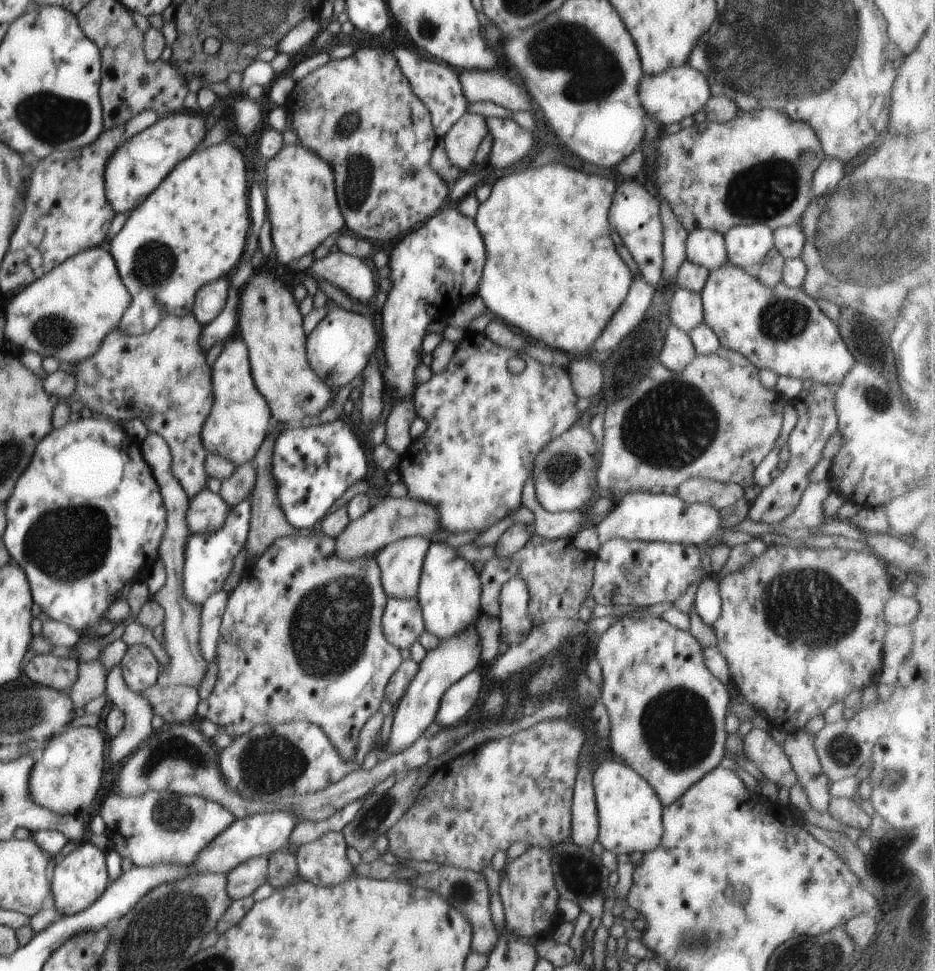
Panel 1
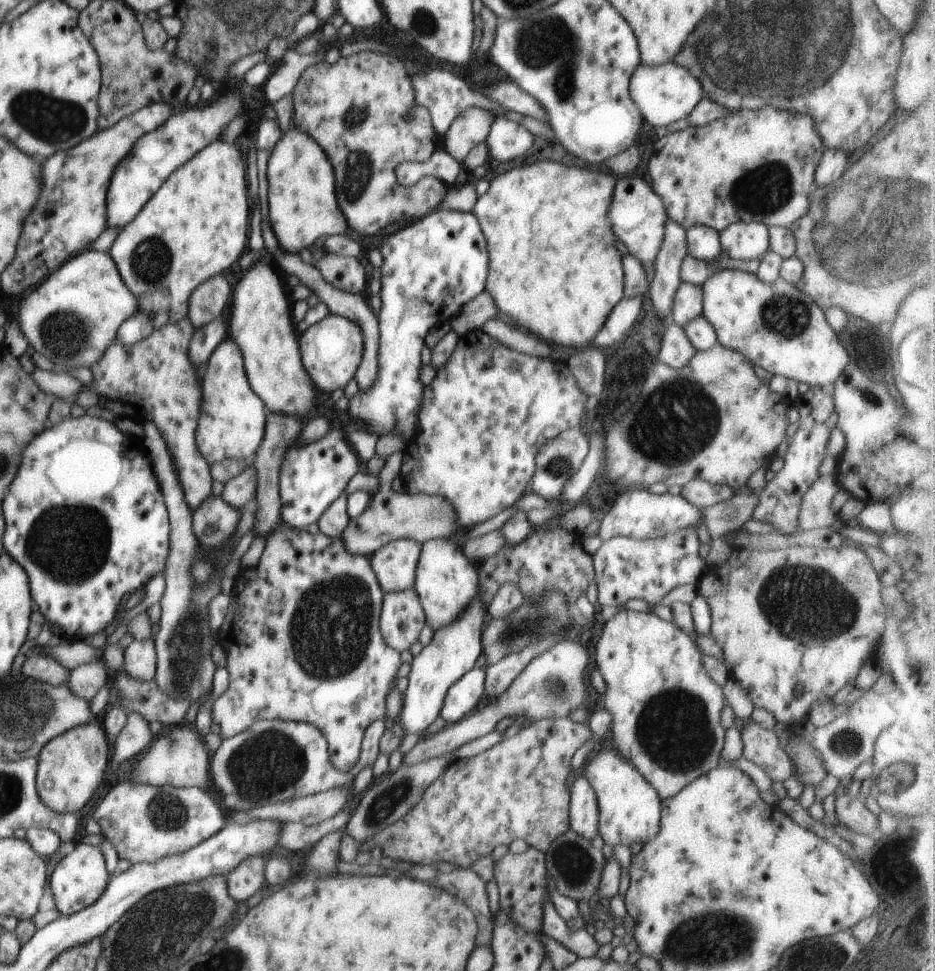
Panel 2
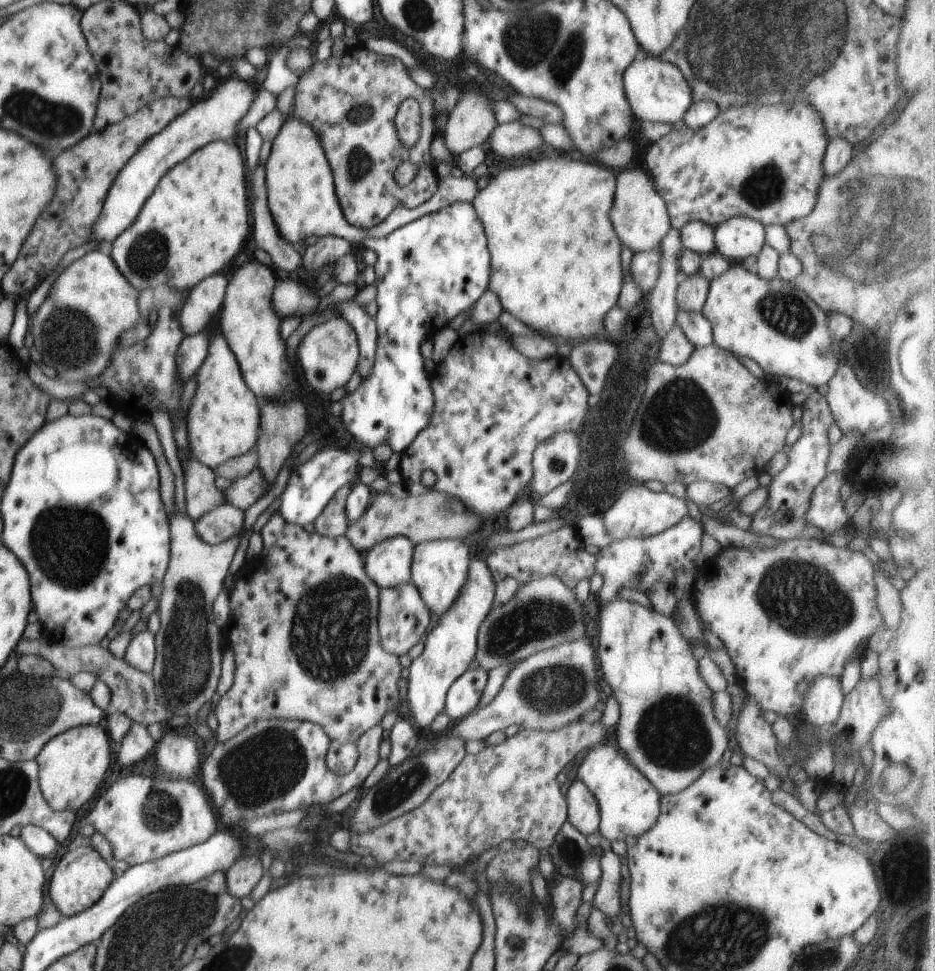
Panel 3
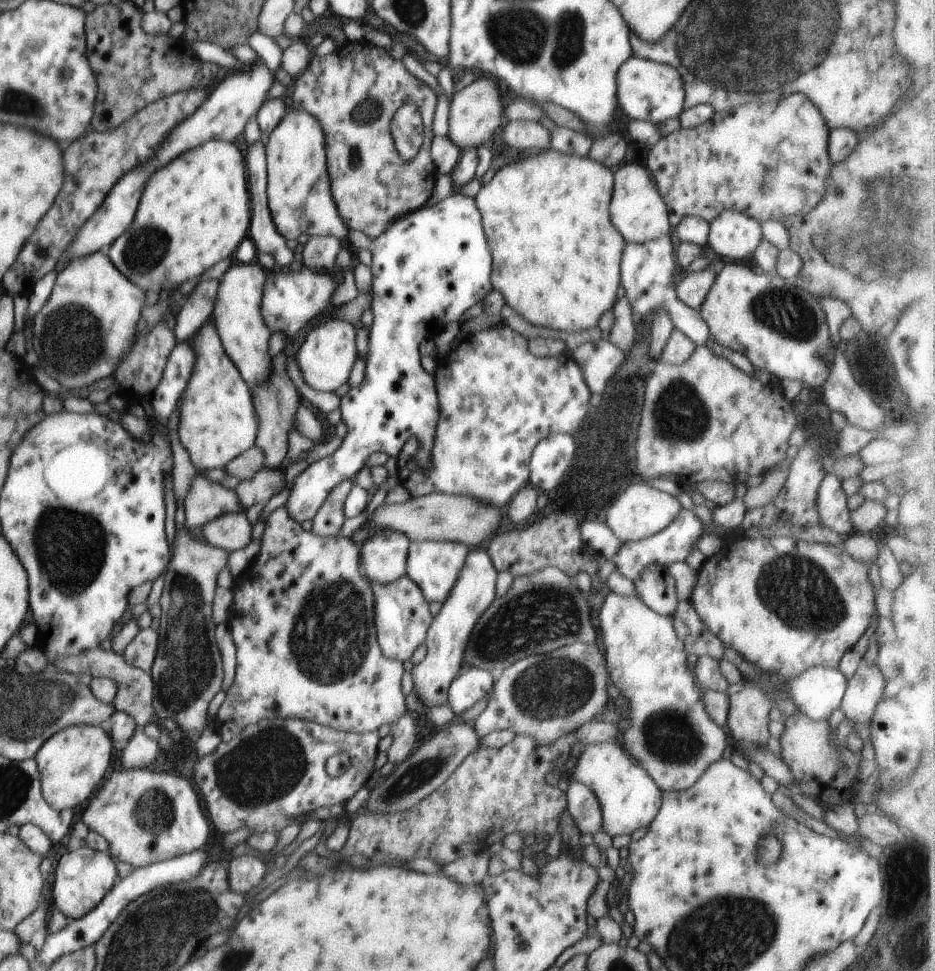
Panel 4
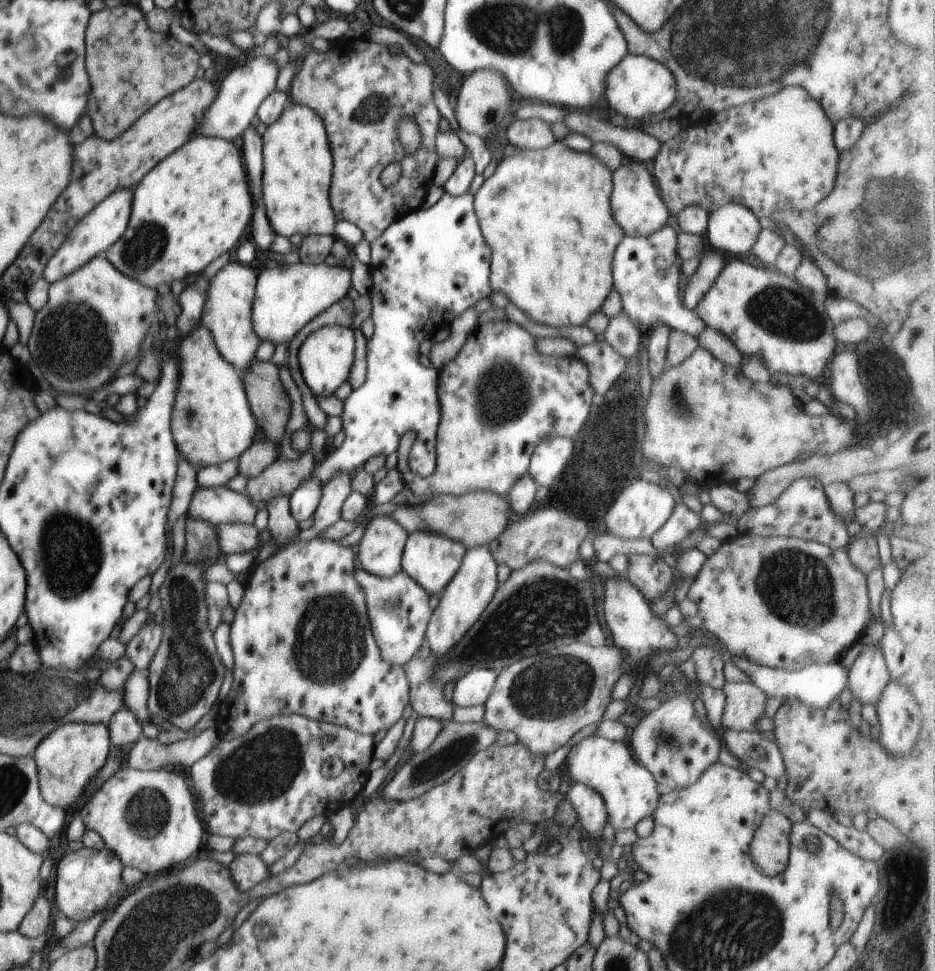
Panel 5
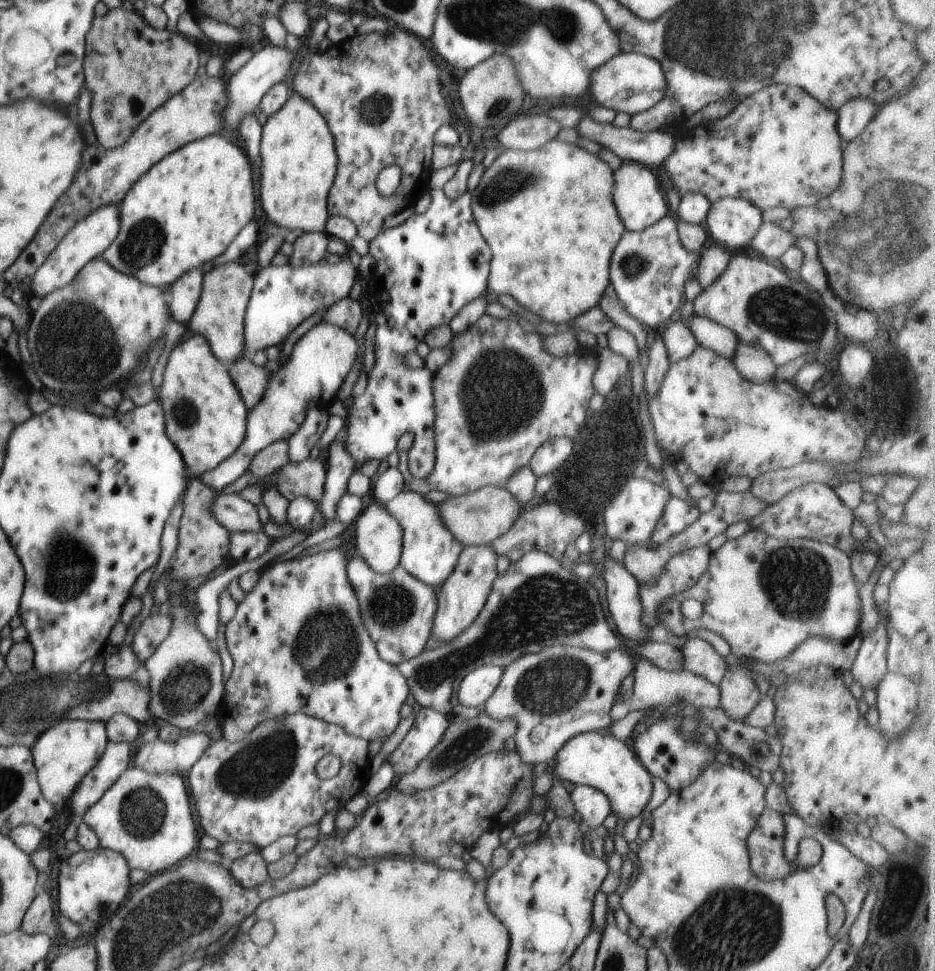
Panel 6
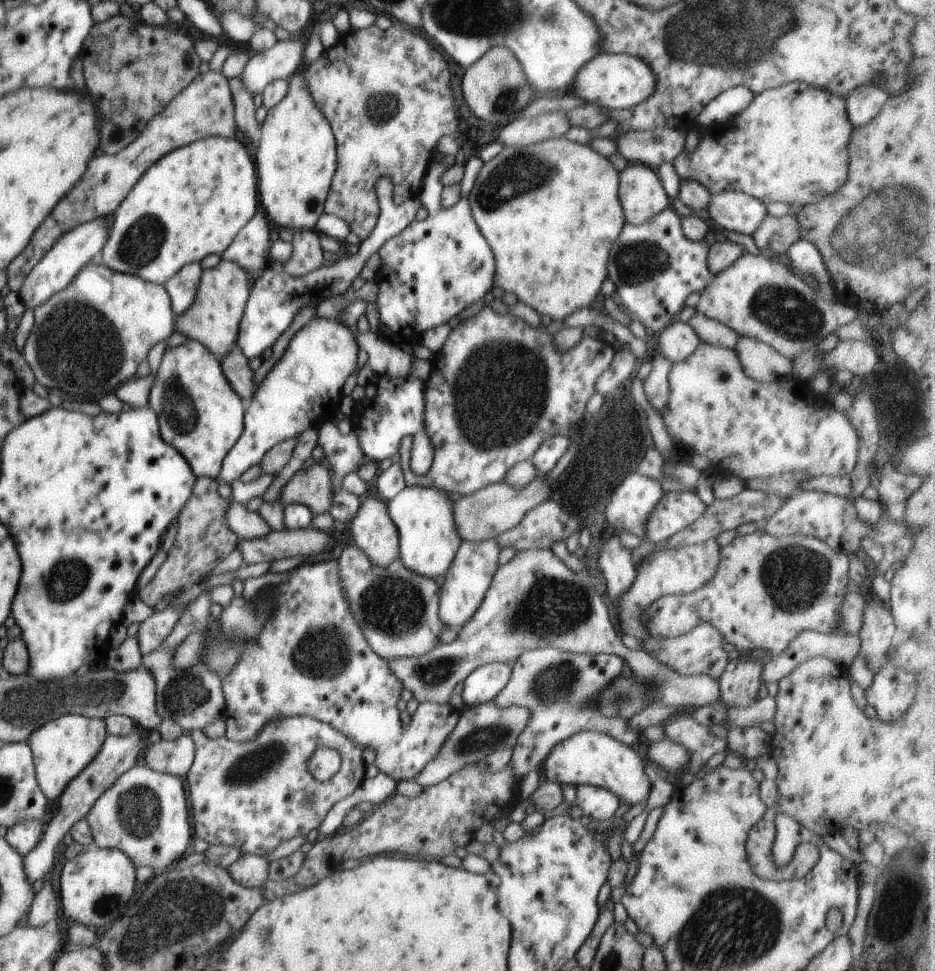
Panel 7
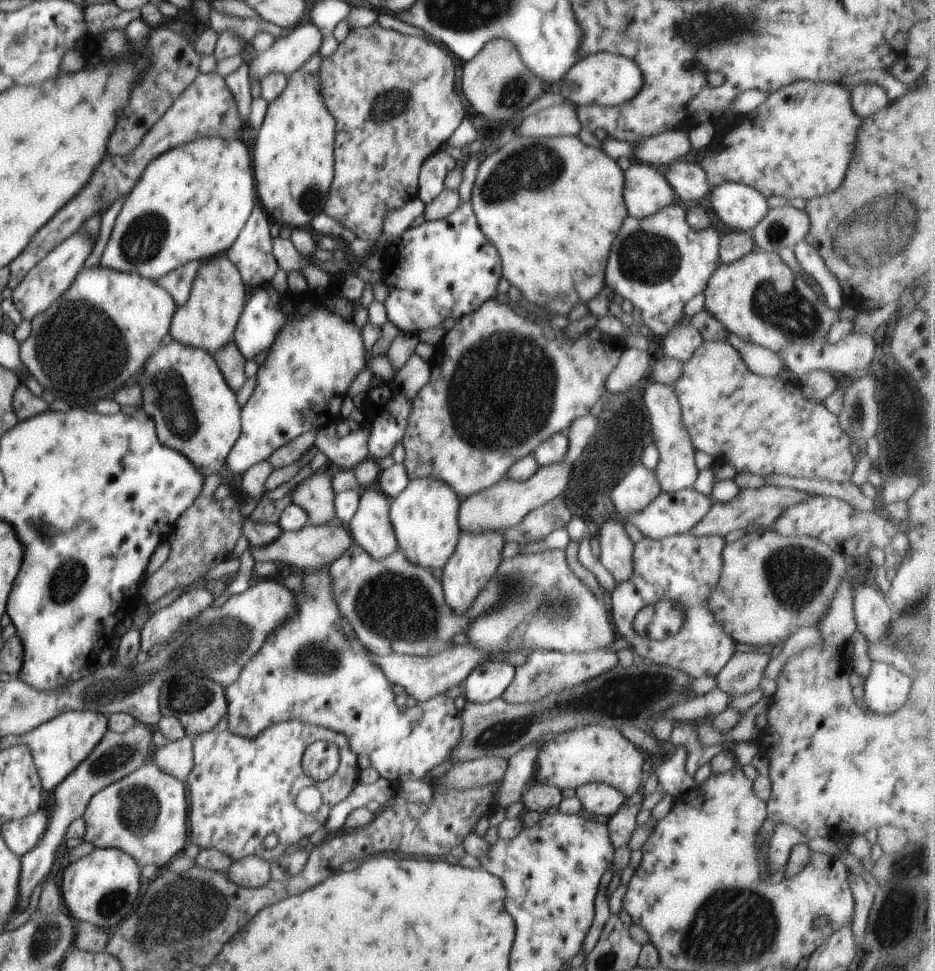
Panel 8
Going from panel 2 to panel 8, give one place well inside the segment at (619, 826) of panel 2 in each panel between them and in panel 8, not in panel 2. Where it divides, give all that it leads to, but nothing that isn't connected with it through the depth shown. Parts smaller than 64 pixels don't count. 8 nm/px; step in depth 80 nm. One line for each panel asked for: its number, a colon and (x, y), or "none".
3: (629, 804)
4: (629, 798)
5: (630, 792)
6: (595, 758)
7: (588, 757)
8: (593, 753)

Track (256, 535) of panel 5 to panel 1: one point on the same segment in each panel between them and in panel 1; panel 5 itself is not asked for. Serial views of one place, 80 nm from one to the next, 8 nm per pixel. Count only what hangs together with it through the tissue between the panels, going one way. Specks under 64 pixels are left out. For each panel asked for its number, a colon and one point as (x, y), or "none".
1: (207, 511)
2: (214, 522)
3: (217, 526)
4: (232, 532)

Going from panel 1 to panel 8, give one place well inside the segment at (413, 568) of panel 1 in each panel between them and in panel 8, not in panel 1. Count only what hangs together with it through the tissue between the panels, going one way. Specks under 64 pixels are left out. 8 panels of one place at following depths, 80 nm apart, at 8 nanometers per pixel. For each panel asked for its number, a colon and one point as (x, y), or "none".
2: (394, 564)
3: (388, 563)
4: (383, 557)
5: (380, 551)
6: (379, 537)
7: (374, 532)
8: (370, 526)

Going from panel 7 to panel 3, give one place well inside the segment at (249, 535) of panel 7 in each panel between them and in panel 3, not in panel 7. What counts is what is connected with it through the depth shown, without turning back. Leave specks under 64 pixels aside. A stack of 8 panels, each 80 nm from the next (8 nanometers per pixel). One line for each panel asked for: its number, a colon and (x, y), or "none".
3: (201, 494)
4: (207, 500)
5: (220, 506)
6: (237, 515)

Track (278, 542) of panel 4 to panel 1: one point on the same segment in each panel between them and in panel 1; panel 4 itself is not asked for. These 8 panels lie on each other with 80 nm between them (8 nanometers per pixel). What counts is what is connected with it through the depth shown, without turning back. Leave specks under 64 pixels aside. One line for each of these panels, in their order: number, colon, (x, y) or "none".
1: (301, 638)
2: (304, 642)
3: (304, 615)

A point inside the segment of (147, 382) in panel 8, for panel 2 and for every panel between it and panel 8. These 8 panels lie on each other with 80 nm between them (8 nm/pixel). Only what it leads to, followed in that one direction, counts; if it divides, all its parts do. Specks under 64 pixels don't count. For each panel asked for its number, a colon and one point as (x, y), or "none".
2: (232, 418)
3: (223, 422)
4: (217, 422)
5: (212, 422)
6: (206, 418)
7: (199, 413)

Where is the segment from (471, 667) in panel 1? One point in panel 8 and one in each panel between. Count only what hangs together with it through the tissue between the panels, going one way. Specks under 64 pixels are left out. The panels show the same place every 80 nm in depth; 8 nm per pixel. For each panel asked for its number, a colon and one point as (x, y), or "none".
2: (454, 650)
3: (450, 646)
4: (446, 641)
5: (465, 597)
6: (464, 593)
7: (468, 578)
8: (475, 560)

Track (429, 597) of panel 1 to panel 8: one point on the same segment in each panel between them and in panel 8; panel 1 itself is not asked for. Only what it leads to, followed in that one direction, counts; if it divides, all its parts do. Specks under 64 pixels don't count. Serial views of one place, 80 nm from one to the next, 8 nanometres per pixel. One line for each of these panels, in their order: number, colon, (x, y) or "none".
2: (447, 582)
3: (439, 568)
4: (434, 566)
5: (431, 559)
6: (429, 552)
7: (428, 538)
8: (424, 516)

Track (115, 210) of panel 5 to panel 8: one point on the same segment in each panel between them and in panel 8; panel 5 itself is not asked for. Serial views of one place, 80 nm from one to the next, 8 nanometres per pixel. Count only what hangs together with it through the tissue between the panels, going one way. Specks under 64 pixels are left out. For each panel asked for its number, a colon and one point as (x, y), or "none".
6: (90, 237)
7: (58, 267)
8: (51, 277)

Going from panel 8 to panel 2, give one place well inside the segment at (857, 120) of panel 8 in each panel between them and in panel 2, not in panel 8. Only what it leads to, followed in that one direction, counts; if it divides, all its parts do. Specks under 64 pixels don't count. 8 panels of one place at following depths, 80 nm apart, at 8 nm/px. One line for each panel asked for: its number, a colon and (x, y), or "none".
2: (759, 166)
3: (762, 162)
4: (771, 161)
5: (784, 157)
6: (781, 147)
7: (790, 145)

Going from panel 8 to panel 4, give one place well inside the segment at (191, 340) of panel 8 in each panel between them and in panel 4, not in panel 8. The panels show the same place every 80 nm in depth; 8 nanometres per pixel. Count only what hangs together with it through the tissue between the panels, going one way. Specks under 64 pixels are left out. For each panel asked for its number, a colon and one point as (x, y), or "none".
4: (244, 336)
5: (227, 309)
6: (219, 316)
7: (213, 319)

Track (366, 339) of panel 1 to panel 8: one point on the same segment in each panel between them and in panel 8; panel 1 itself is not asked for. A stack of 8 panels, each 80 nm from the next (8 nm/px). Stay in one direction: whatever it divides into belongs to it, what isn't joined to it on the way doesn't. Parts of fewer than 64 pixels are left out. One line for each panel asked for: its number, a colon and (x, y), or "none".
2: (331, 350)
3: (328, 355)
4: (327, 355)
5: (326, 356)
6: (320, 360)
7: (304, 389)
8: (292, 396)

